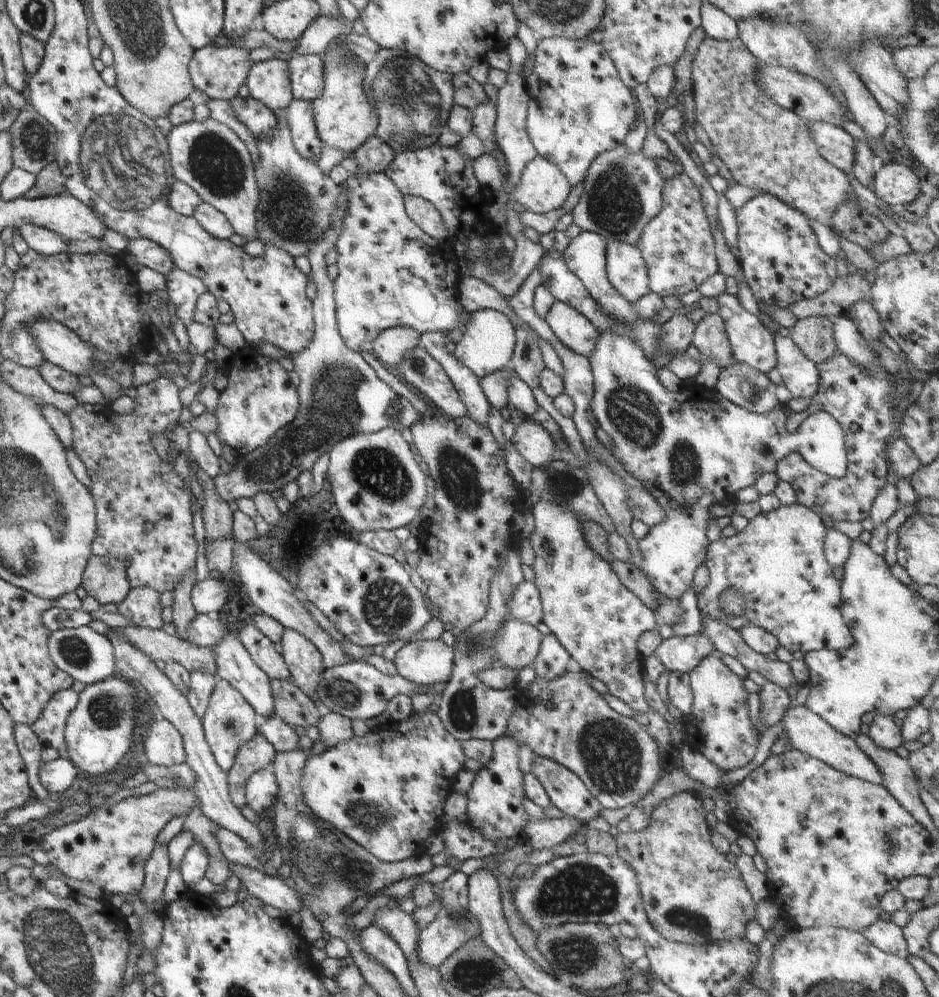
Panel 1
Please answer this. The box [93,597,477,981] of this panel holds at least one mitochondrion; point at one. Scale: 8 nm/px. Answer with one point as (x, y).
(320, 858)

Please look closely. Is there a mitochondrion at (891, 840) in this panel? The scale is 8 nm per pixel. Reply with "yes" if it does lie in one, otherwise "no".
yes

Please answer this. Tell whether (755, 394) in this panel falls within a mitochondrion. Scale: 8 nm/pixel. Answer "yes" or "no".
no

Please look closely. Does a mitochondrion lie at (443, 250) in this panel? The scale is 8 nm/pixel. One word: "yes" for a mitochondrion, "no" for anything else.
no

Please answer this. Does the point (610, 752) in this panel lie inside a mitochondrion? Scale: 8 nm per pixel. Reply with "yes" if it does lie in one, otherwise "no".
yes

